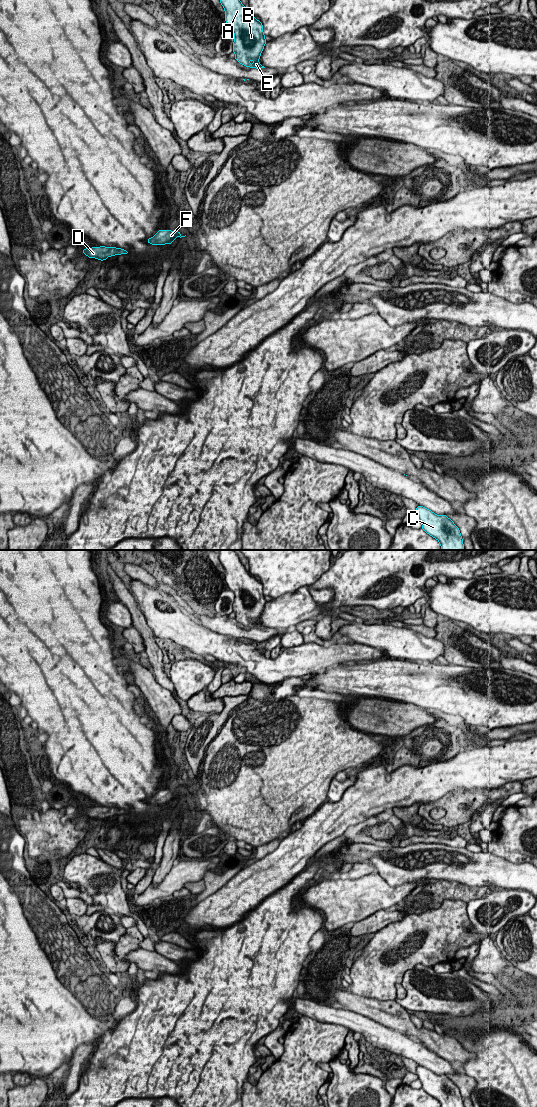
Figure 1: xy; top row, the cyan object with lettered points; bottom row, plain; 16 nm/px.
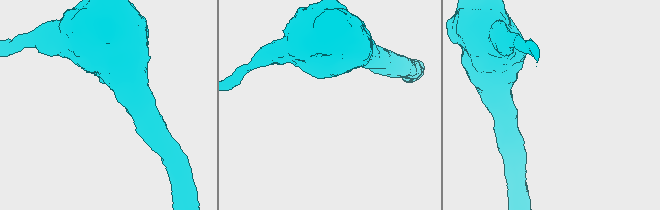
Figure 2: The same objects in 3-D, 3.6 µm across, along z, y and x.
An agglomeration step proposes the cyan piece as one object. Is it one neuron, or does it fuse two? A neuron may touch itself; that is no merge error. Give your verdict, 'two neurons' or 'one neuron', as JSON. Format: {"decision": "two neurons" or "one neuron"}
{"decision": "one neuron"}

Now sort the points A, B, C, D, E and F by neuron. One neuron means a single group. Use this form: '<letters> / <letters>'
A B C D E F

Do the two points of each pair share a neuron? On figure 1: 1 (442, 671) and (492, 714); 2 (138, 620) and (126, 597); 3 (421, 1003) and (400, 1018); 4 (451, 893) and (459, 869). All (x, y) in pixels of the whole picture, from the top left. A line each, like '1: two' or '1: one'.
1: one
2: one
3: two
4: two

